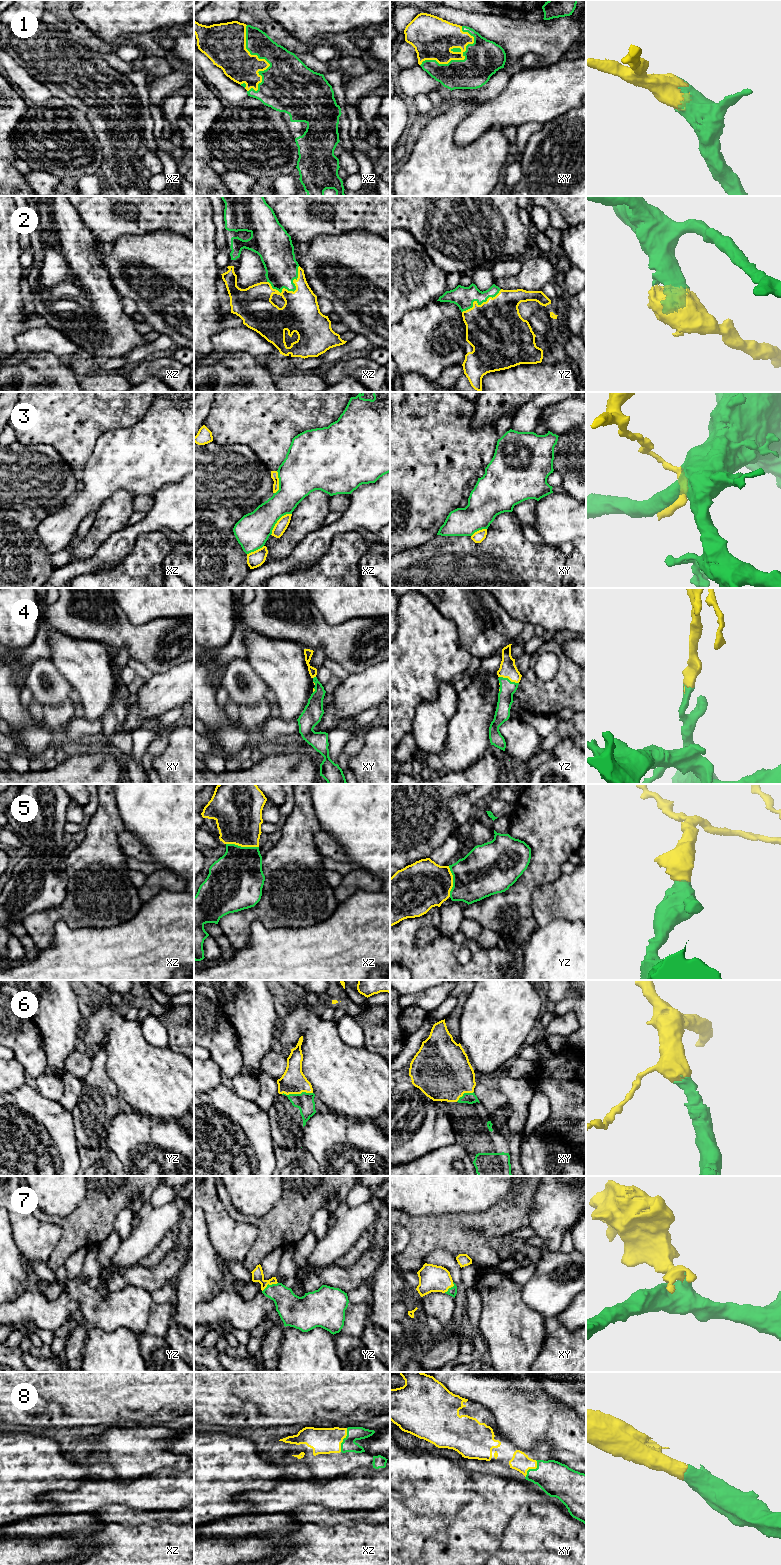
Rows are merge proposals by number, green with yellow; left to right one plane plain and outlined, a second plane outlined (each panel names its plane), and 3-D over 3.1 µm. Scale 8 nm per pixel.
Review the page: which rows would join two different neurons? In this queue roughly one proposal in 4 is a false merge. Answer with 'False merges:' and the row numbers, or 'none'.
False merges: 3

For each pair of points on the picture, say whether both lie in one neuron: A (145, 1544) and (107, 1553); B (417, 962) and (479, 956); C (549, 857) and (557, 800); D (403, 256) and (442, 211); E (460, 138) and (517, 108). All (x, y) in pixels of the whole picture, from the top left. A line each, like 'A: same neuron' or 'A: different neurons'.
A: same neuron
B: same neuron
C: same neuron
D: different neurons
E: same neuron

